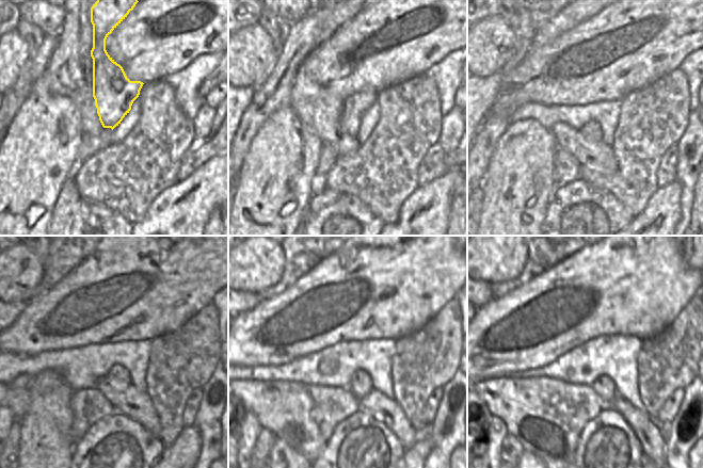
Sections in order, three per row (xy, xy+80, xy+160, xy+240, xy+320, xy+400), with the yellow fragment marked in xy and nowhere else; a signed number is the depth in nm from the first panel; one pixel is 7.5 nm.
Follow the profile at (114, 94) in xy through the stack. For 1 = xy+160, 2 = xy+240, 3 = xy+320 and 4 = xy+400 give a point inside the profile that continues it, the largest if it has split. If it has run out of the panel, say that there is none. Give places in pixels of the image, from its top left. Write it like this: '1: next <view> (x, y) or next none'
1: next xy+160 (592, 130)
2: next xy+240 (118, 374)
3: next xy+320 (361, 384)
4: next xy+400 (604, 386)

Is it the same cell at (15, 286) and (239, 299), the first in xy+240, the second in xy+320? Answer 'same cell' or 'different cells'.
different cells

